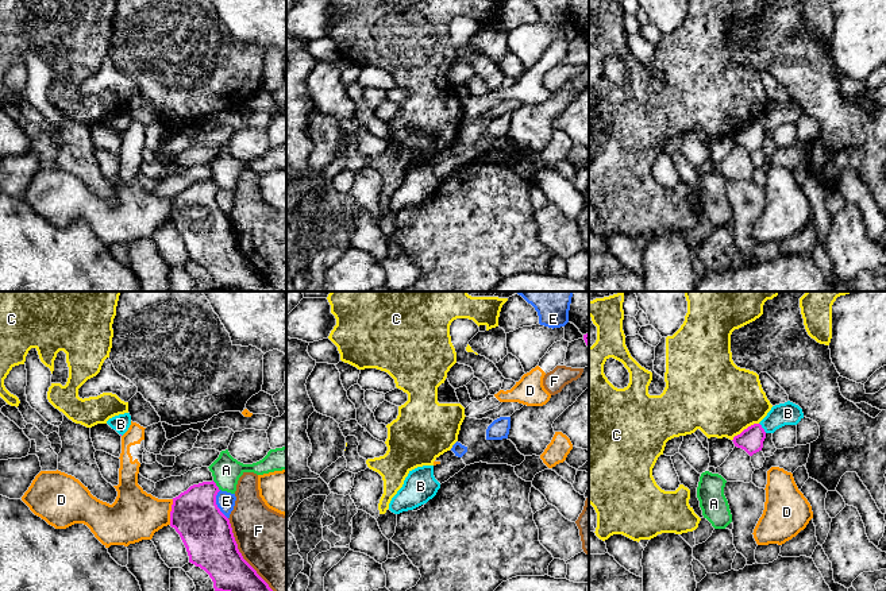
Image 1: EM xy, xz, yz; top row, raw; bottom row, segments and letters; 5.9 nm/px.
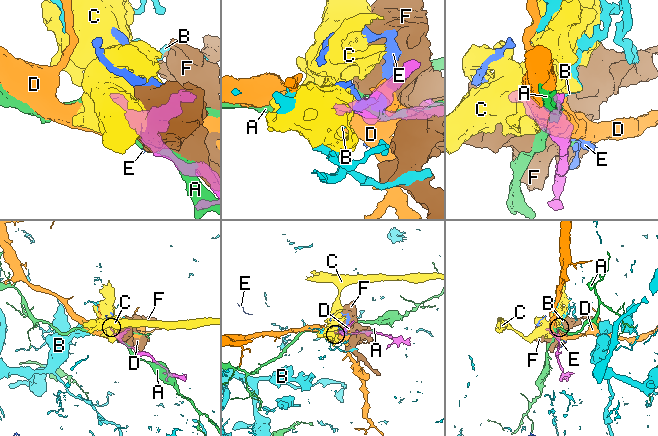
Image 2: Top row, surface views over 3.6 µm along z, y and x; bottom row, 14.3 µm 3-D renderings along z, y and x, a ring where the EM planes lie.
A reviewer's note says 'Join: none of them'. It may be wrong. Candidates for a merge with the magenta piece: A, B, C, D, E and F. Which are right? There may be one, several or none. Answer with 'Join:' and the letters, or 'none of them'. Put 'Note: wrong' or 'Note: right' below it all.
Join: none of them
Note: right

